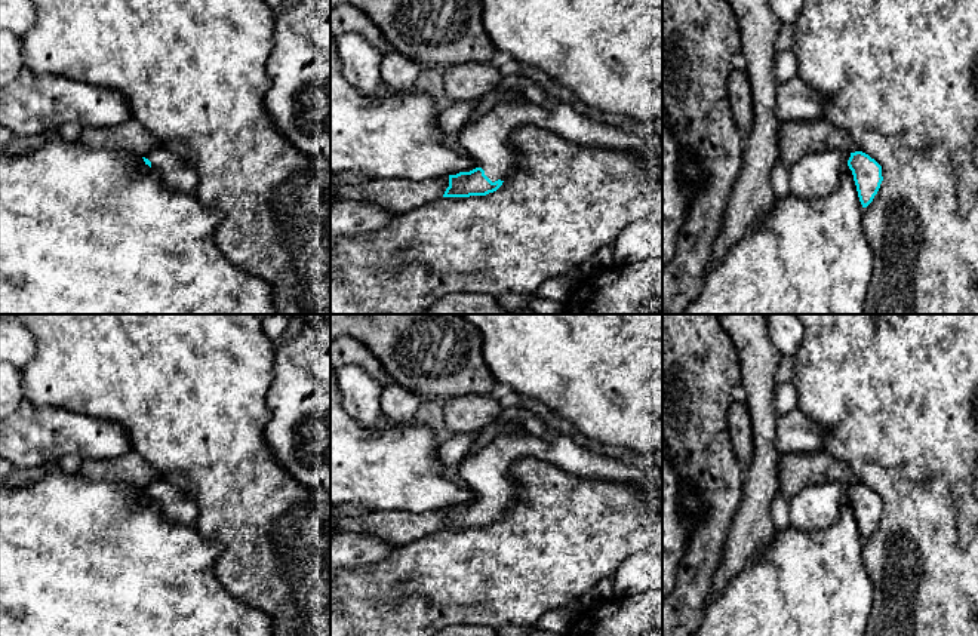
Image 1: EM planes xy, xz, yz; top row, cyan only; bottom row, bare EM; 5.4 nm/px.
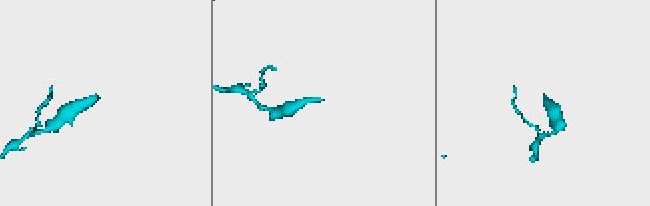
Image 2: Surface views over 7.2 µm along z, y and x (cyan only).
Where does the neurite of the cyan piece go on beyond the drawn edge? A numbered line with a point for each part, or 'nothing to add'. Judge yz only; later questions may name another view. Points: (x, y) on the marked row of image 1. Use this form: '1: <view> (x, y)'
1: yz (817, 174)

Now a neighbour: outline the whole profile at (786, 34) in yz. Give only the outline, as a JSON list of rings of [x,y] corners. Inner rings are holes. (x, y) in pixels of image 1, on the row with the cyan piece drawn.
[[[782,24],[775,42],[776,52],[790,50],[793,39],[794,39],[794,24]]]

